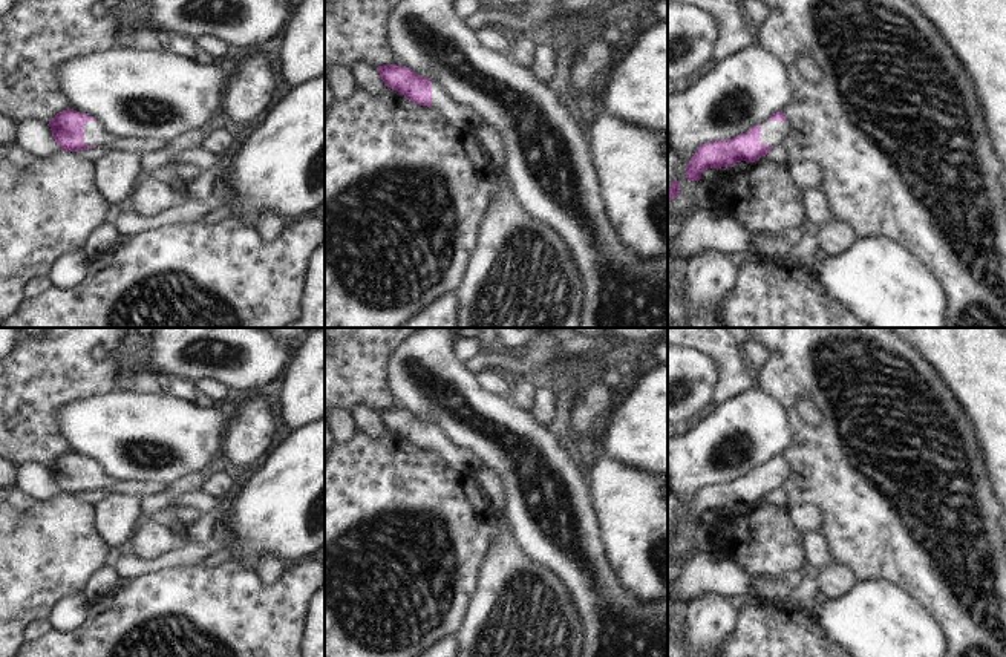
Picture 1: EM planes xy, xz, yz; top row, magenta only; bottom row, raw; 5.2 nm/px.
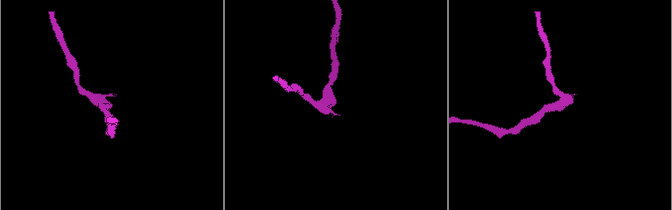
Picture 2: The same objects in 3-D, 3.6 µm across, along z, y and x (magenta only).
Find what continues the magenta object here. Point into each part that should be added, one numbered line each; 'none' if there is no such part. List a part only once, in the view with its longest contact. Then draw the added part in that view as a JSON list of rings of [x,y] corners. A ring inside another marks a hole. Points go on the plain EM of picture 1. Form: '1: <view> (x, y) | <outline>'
1: xy (95, 477) | [[[89,464],[84,469],[84,487],[86,489],[107,489],[115,479],[103,470],[100,464]]]

